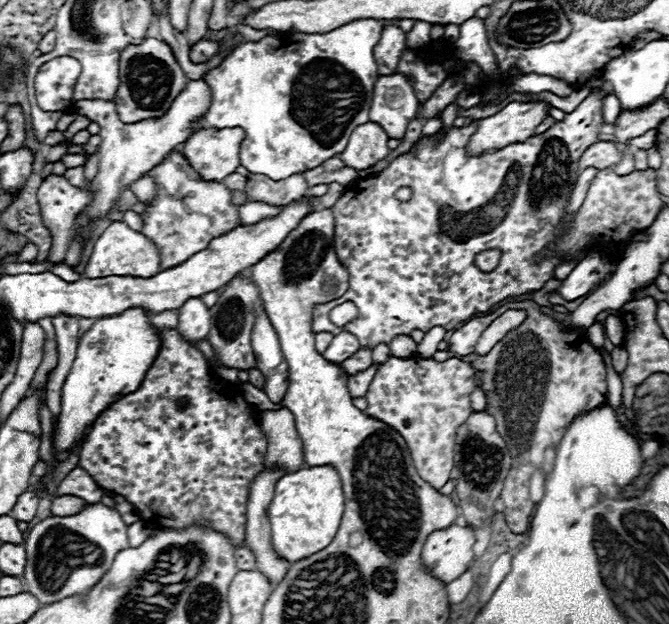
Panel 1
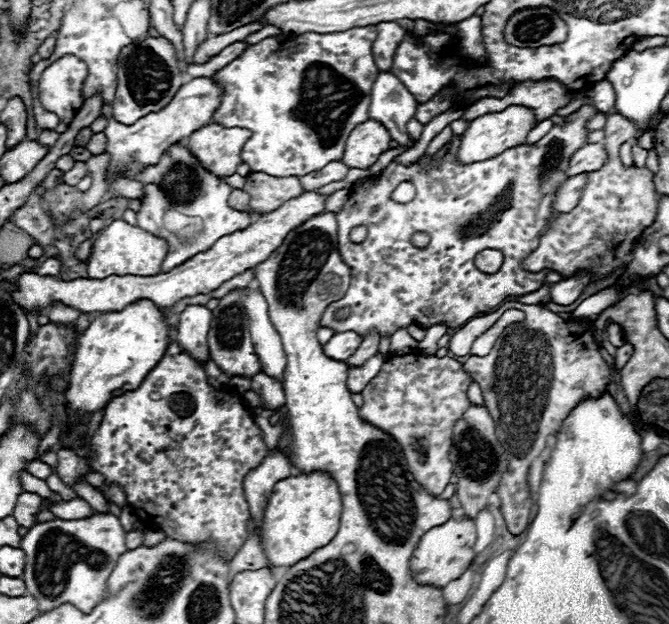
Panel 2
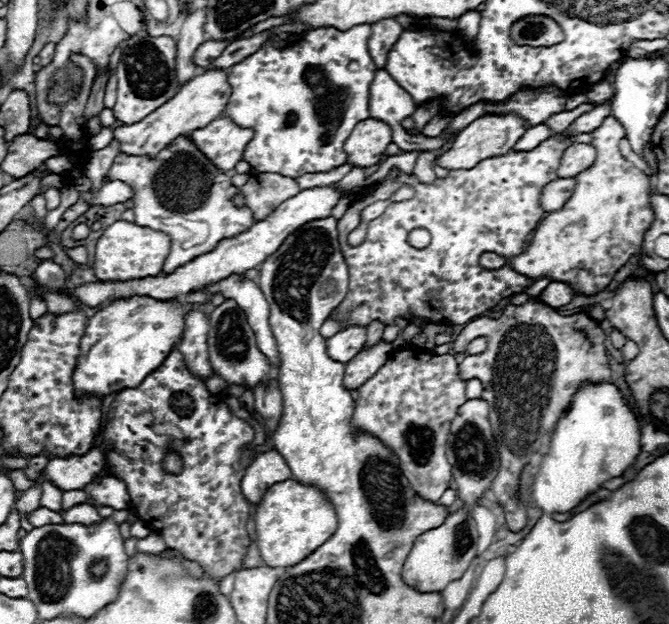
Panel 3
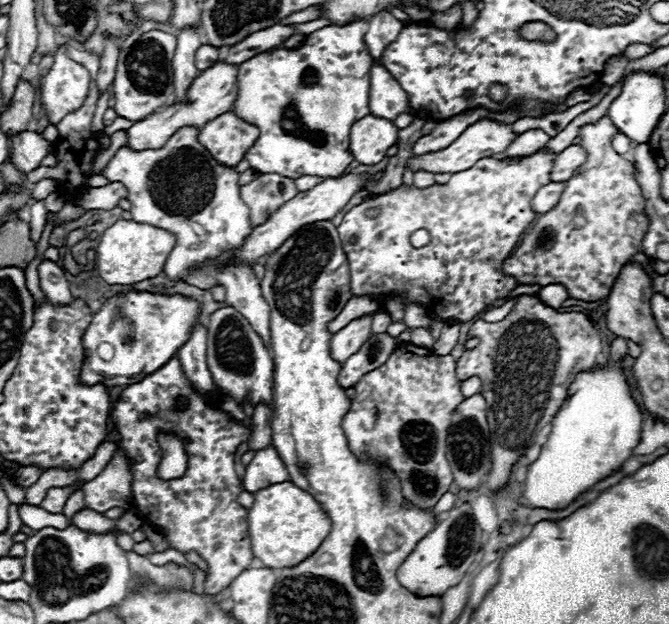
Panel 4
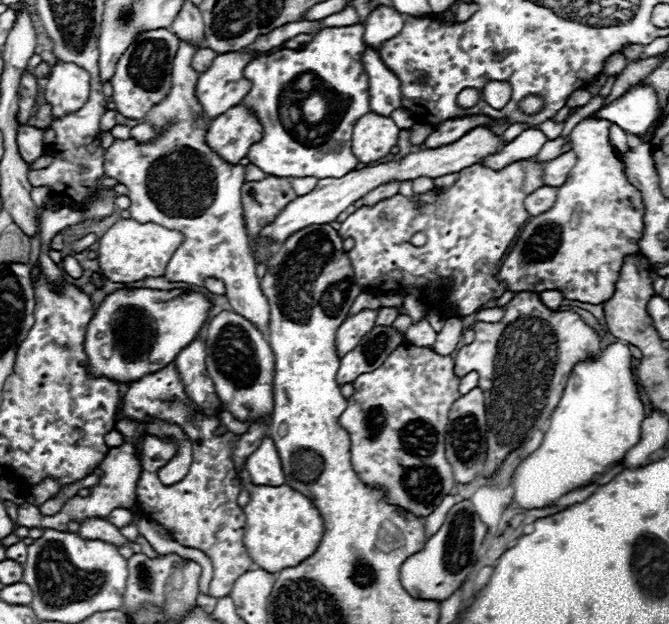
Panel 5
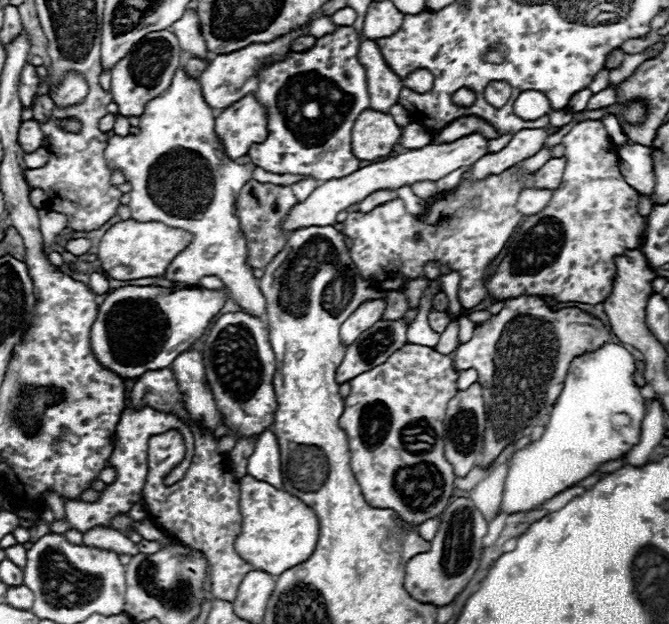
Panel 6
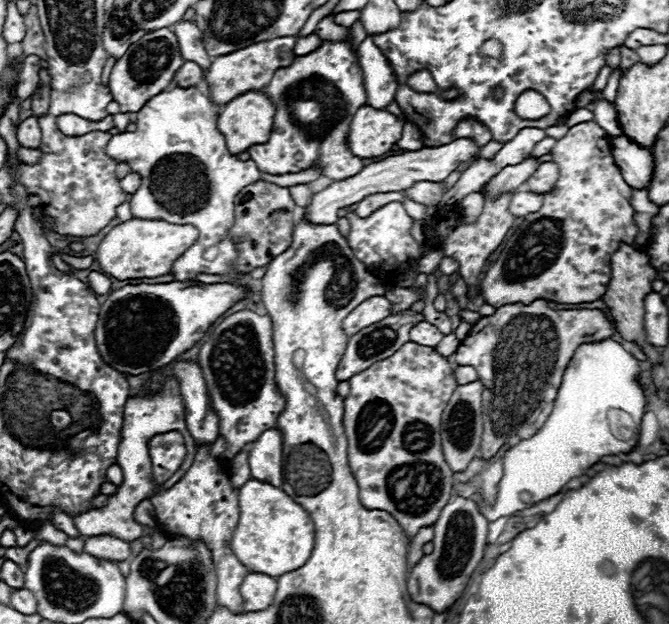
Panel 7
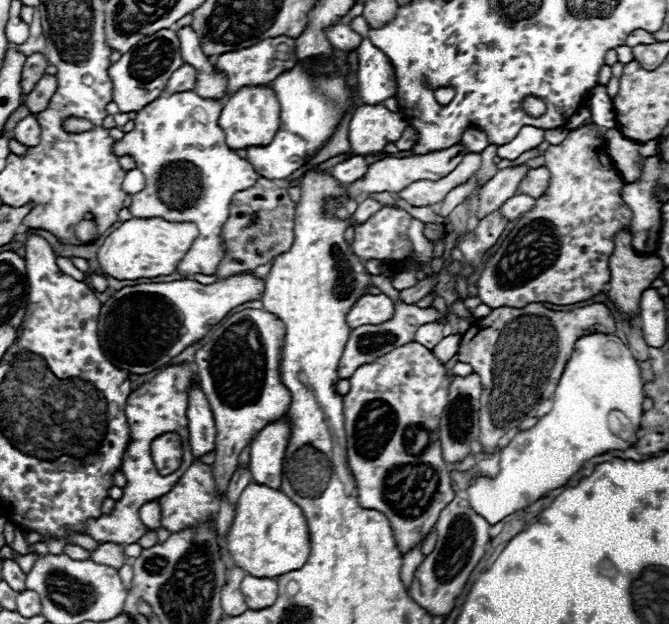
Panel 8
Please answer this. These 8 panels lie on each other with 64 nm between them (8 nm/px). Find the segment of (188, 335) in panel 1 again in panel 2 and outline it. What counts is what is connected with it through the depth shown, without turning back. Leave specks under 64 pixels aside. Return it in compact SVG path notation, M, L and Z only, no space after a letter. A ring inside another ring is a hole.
M188 304L180 314L180 324L176 328L176 340L186 348L194 358L206 362L208 344L206 336L210 330L212 312L202 304Z

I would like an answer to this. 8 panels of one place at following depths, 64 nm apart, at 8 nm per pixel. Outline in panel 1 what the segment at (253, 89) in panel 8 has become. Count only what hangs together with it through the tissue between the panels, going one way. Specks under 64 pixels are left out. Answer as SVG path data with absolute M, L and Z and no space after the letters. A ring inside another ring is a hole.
M206 128L198 130L184 142L184 158L190 168L204 180L222 182L228 174L240 166L240 140L244 138L242 128Z

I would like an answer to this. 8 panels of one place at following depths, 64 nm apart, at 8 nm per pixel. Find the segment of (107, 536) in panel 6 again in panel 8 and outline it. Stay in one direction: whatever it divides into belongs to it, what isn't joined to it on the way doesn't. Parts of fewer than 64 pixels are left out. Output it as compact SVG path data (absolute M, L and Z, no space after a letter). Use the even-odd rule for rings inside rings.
M98 542L98 548L90 552L90 558L96 560L98 564L108 564L112 568L120 568L126 560L124 554L124 546L122 544L114 544L114 542Z

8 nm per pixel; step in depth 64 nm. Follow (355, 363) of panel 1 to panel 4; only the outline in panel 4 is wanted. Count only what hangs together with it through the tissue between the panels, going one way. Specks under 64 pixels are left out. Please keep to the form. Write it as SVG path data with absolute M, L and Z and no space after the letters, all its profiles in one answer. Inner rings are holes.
M376 314L374 318L372 318L372 334L382 334L382 332L386 332L386 328L388 328L388 324L390 324L390 314Z

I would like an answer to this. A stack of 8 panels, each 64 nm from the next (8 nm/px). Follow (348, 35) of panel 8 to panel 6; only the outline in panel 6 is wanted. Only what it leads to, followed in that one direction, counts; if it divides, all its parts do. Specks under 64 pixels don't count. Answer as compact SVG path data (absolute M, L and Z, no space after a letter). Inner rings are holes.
M322 16L322 18L318 18L318 20L314 20L314 22L310 24L310 34L316 36L316 38L320 38L320 36L332 32L334 28L336 28L336 26L332 24L330 16Z

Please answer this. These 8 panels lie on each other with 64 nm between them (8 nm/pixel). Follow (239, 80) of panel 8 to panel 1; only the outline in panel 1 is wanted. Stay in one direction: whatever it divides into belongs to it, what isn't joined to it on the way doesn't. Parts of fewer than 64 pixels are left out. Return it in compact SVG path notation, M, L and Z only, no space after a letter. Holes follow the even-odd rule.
M192 80L186 84L184 92L176 96L172 102L172 108L160 118L160 120L142 120L136 124L124 124L118 116L116 102L114 100L78 100L76 112L82 116L88 116L90 122L96 122L100 126L100 146L96 150L98 154L98 174L88 182L84 176L84 168L68 168L66 178L72 186L80 190L92 192L92 202L78 214L78 224L96 222L98 218L104 218L120 198L120 194L136 182L140 176L150 172L154 166L158 166L166 154L176 148L180 142L186 142L190 136L190 122L196 116L202 116L210 106L210 88L204 80Z

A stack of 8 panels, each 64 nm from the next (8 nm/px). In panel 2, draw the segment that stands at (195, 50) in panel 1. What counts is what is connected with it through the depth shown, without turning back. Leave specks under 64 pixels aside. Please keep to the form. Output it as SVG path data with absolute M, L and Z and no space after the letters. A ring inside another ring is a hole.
M252 22L252 24L246 24L244 28L236 28L236 30L232 30L232 32L226 32L226 34L220 34L220 36L212 36L212 38L204 40L204 42L196 48L192 60L194 60L196 64L204 64L204 62L208 62L212 56L216 56L218 52L222 52L226 46L244 40L250 32L256 32L256 30L260 30L262 26L264 26L264 24Z

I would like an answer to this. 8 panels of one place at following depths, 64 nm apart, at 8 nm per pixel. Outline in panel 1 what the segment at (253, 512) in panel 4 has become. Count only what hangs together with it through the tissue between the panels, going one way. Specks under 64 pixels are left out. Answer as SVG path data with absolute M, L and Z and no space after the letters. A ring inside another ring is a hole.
M312 466L282 476L276 482L276 492L268 506L274 550L288 562L296 562L320 548L326 548L338 532L342 512L344 492L334 466Z

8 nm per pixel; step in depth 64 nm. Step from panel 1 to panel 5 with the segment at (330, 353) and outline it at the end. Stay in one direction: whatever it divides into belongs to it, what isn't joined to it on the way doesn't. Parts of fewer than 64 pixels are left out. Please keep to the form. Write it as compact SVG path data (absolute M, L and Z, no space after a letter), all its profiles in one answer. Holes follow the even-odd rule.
M362 310L360 314L348 318L336 332L336 350L338 356L346 356L348 352L352 352L358 342L374 328L374 320L376 320L376 312L378 310Z

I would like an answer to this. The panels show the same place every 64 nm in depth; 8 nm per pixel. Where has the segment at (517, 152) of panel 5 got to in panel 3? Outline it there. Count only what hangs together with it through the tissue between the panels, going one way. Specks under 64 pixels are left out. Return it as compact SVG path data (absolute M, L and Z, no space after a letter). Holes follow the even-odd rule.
M538 124L526 130L526 134L516 142L516 146L512 150L532 150L536 148L542 140L546 140L552 134L552 130L546 124Z

